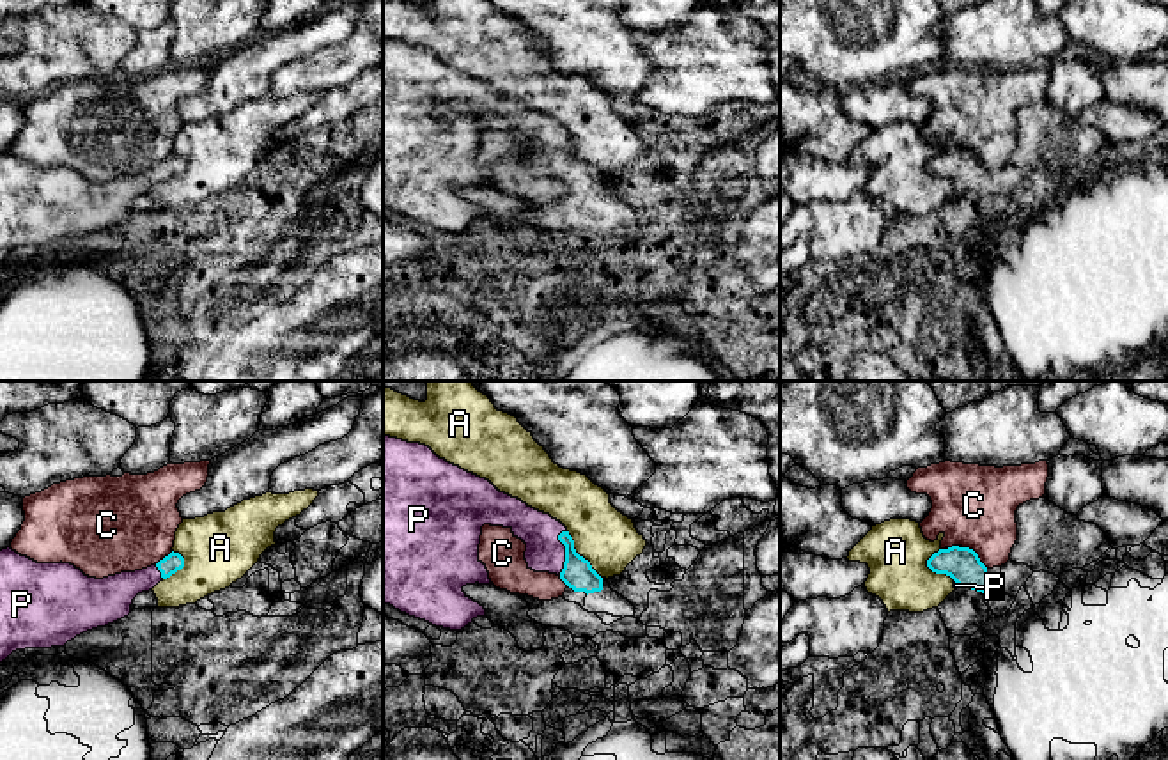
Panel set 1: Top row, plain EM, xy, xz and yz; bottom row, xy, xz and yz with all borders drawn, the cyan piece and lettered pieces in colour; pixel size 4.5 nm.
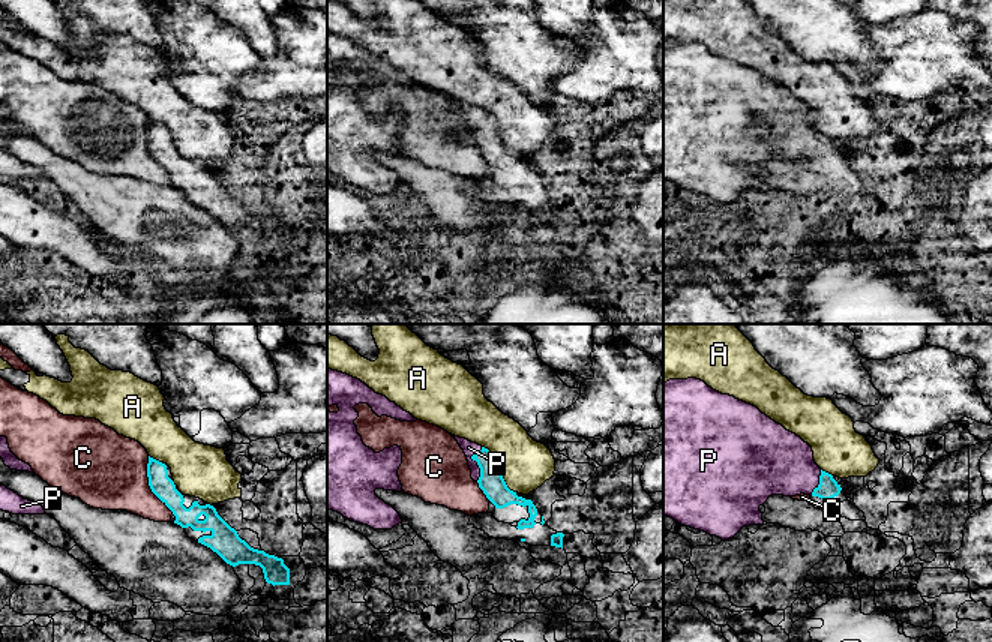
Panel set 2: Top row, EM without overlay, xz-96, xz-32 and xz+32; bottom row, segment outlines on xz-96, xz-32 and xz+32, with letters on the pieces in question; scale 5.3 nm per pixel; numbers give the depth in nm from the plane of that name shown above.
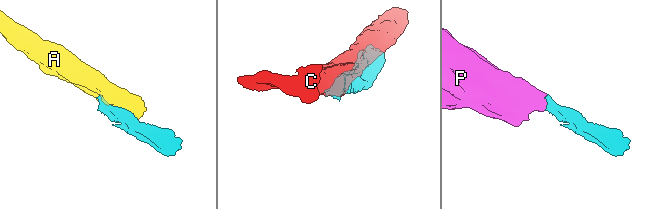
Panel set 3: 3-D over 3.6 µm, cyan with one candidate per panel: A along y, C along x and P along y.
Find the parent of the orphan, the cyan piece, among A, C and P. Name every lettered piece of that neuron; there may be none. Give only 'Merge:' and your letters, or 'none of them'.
Merge: P

